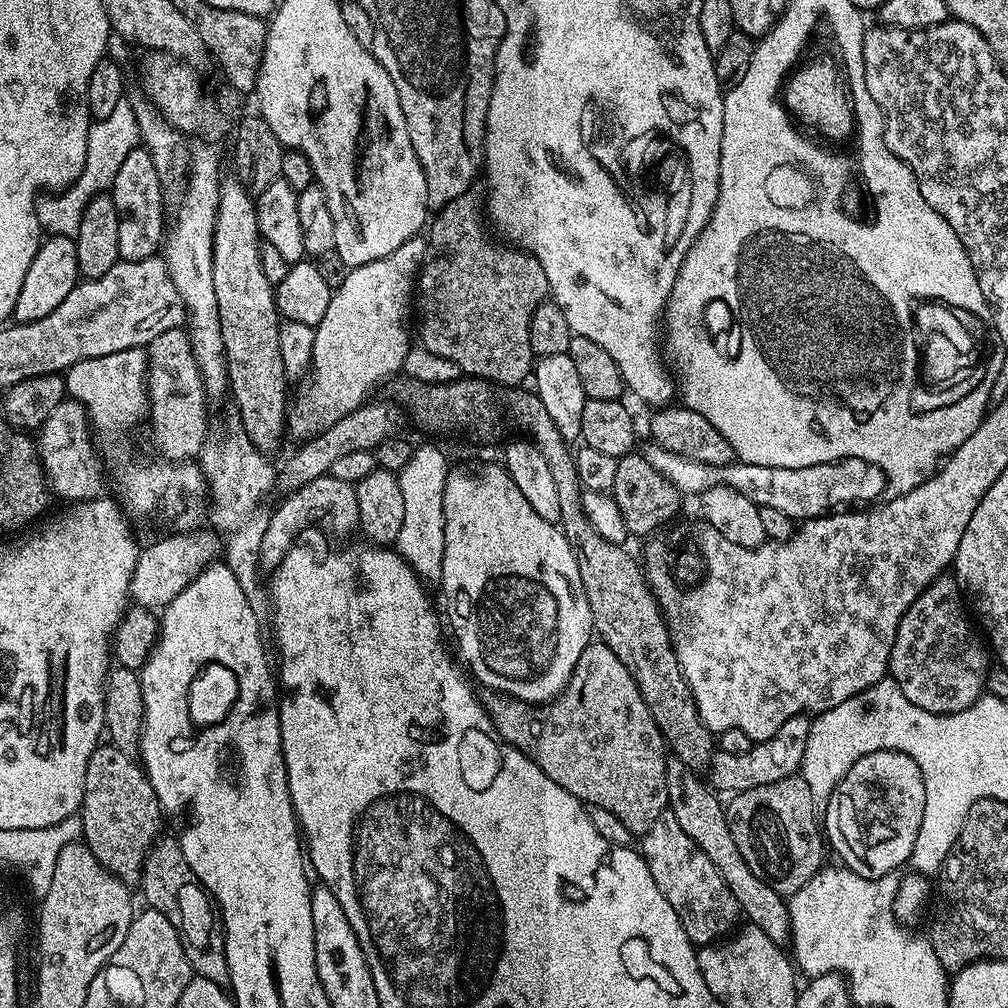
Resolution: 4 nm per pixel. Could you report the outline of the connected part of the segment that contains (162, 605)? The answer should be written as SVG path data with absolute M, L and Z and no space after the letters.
M184 530L181 531L179 534L180 536L166 536L162 540L156 540L153 542L152 545L149 546L148 549L141 551L139 555L136 557L136 565L134 566L134 574L130 578L130 582L128 583L128 595L131 597L133 601L139 607L142 608L151 608L153 610L163 610L168 607L168 603L171 602L174 598L178 598L178 594L182 594L186 590L186 586L188 583L190 583L192 580L195 580L196 575L199 574L199 572L204 571L205 568L208 567L209 564L213 563L217 559L218 556L218 550L216 554L216 536L217 533L212 530L206 530L210 532L200 532L201 530Z

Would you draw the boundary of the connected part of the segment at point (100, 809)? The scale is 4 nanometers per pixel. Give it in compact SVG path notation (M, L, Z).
M111 742L101 743L94 750L94 754L90 754L90 762L86 766L84 802L80 805L78 815L83 843L88 845L94 858L98 858L98 862L102 862L102 866L106 866L106 870L110 870L122 883L129 886L139 885L145 855L157 839L161 831L160 820L162 821L154 786L150 786L143 767L133 757L115 748Z

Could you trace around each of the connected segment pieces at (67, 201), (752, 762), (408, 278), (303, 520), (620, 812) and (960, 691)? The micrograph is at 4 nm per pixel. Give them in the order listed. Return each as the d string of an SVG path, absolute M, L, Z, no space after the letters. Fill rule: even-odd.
M131 101L118 102L114 111L102 120L93 121L89 125L87 136L86 166L75 182L60 193L41 193L35 202L35 216L41 229L49 235L75 237L81 225L82 214L86 206L97 195L109 191L123 159L130 150L139 147L141 135ZM56 196L56 197L55 197Z
M807 715L791 716L786 722L782 722L778 734L774 734L768 740L753 743L752 749L746 754L717 751L706 772L707 783L721 793L735 794L750 790L754 786L764 786L770 782L778 782L787 776L797 775L802 762L802 754L806 750L809 723Z
M423 235L413 236L412 239L402 242L402 246L398 246L398 250L394 250L390 254L386 254L386 258L378 258L374 262L366 262L362 266L351 269L346 278L346 282L342 282L342 286L335 289L332 294L330 306L326 306L326 314L322 318L322 322L318 322L314 327L314 350L312 351L312 363L308 365L306 375L299 381L300 389L296 392L296 401L291 401L290 407L286 412L286 428L289 433L292 432L297 436L297 441L303 442L311 437L319 435L330 426L334 426L334 422L338 422L338 418L346 418L346 414L350 414L354 410L358 410L369 399L368 396L380 383L391 381L404 367L404 359L410 349L408 342L408 316L410 320L410 309L414 304L414 285L418 280L420 265L424 263L424 250L426 240Z
M325 474L314 478L314 482L306 482L296 492L289 492L280 500L277 506L268 517L266 532L262 537L260 550L259 567L266 570L275 570L282 562L282 558L297 543L300 531L307 524L312 524L315 520L320 520L323 516L328 516L332 523L332 528L338 535L344 536L351 528L355 529L360 522L358 514L358 494L355 484L342 482L342 478L334 478L331 474Z
M589 642L570 674L568 685L555 700L549 700L543 706L527 704L525 700L515 700L512 696L491 690L483 694L482 703L496 728L496 736L530 758L530 762L534 762L546 778L558 782L562 790L585 805L593 804L602 806L602 810L610 810L610 814L618 817L626 825L626 830L634 834L650 830L650 826L654 826L656 819L667 809L666 766L669 757L664 735L658 730L630 670L622 666L618 654L614 654L610 646Z
M952 574L939 576L930 582L930 586L914 598L906 614L902 614L902 622L890 650L888 676L900 687L902 694L914 702L914 706L945 716L966 710L985 695L990 652L985 641L976 637L968 616L966 597Z

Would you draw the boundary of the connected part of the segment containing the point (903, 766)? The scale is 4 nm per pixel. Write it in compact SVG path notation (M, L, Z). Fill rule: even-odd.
M878 750L877 752L866 754L862 758L858 758L858 762L854 762L854 766L850 766L850 770L844 775L843 780L837 784L836 789L832 791L832 796L828 799L828 804L822 809L822 828L826 833L827 843L834 851L840 855L840 860L845 869L854 874L858 874L867 880L876 880L879 876L887 876L895 873L896 868L900 868L903 864L907 865L912 859L912 851L914 850L914 838L918 838L918 826L922 826L922 810L926 810L926 782L922 782L922 770L918 770L918 762L914 762L914 758L910 758L901 752L894 750Z

